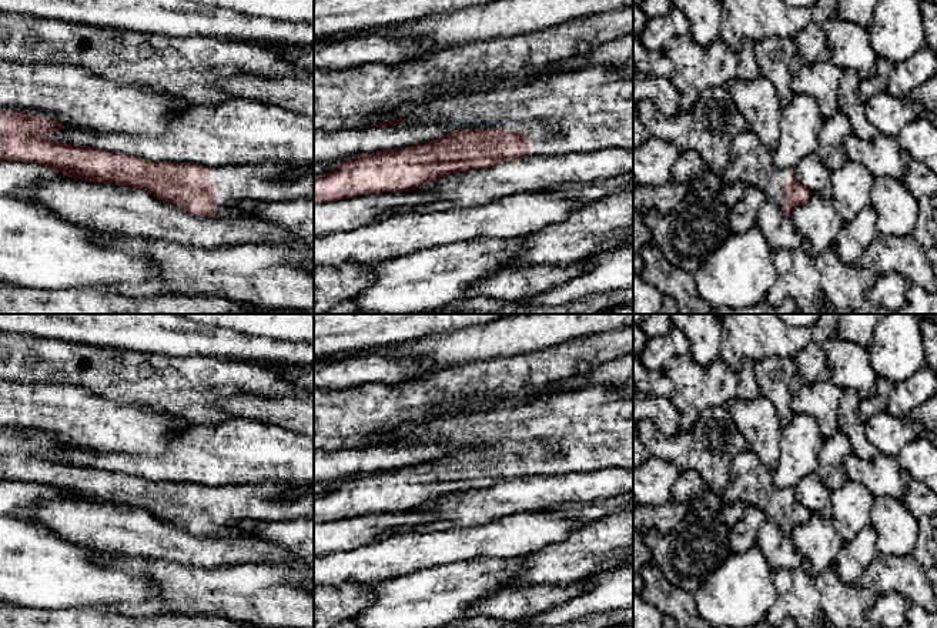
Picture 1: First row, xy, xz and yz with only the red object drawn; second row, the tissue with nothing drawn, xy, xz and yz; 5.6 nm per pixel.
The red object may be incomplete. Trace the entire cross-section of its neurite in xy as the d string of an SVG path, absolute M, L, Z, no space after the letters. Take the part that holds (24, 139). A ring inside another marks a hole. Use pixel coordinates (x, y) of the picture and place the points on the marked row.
M0 110L0 161L48 166L64 176L93 183L111 183L143 188L154 197L185 208L201 217L242 217L244 201L275 201L314 198L314 173L292 178L292 164L224 166L207 168L191 163L150 161L118 151L90 146L73 146L50 140L48 134L64 130L54 117L26 116L20 110Z

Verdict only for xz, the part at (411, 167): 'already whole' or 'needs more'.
needs more

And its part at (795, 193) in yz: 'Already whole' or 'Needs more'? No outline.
Needs more

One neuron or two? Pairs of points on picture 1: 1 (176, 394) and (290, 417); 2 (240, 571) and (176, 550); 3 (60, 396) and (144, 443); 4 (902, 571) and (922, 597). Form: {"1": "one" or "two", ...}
{"1": "two", "2": "two", "3": "one", "4": "one"}

